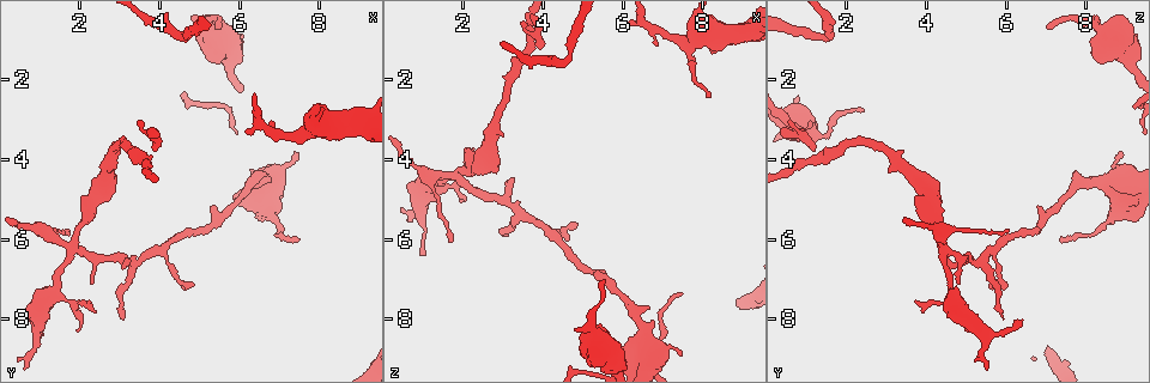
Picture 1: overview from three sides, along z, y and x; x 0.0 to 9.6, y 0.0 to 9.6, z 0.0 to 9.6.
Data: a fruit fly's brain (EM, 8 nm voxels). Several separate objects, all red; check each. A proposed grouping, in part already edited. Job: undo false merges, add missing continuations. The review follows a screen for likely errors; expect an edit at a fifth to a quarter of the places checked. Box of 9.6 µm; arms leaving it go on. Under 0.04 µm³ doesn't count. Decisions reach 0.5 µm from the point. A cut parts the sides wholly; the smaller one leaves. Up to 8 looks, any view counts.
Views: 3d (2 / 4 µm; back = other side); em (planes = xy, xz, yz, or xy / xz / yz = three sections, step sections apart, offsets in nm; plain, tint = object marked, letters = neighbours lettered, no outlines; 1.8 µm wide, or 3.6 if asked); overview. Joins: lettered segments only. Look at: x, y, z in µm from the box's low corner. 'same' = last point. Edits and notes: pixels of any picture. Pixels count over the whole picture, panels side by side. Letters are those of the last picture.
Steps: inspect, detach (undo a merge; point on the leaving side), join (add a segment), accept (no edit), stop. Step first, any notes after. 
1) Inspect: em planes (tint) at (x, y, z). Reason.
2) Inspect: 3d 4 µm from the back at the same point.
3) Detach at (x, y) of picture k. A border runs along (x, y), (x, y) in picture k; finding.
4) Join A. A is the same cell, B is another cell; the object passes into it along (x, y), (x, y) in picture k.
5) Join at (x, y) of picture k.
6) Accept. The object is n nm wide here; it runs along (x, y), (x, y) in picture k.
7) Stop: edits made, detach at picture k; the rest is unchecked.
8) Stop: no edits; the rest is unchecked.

Inspect: em yz step 16 (tint) at (7.75, 3.35, 1.00). Calibre changes.

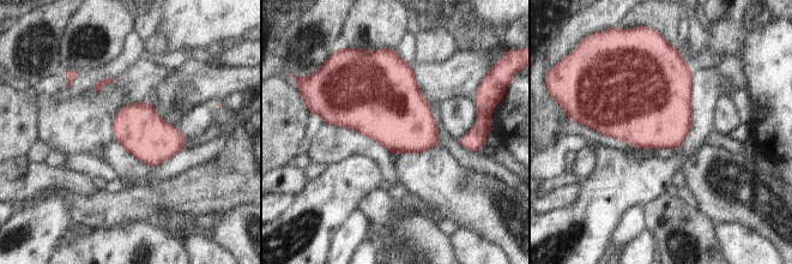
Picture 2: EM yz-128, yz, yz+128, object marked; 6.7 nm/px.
Inspect: em planes (letters) at the same point.

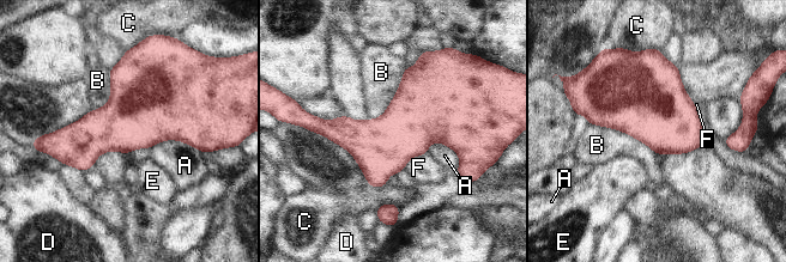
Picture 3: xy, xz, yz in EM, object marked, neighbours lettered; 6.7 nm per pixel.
Accept. A, B, C, D, E and F are other cells; a border runs along (588, 123), (626, 132), (659, 156) in picture 3; continuous, no second cell.

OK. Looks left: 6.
Inspect: em planes (letters) at (3.10, 8.00, 5.90). An open end.

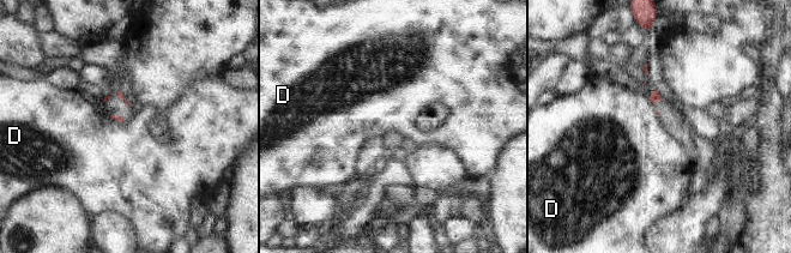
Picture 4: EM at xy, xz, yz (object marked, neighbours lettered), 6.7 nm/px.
Accept. D is another cell; a border runs along (648, 98), (654, 107) in picture 4; no lettered segment goes on from it.

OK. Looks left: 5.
Inspect: 3d 4 µm at (5.20, 0.60, 8.35). Sudden change in width.

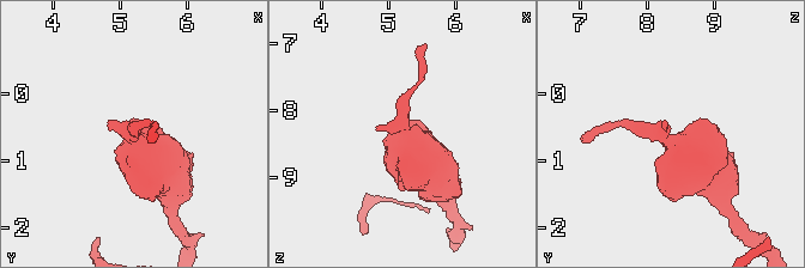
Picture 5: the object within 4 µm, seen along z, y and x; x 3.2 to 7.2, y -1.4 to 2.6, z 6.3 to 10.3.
Inspect: em 3.6 µm planes (tint) at (5.25, 0.65, 8.30). Shape alone is not enough.

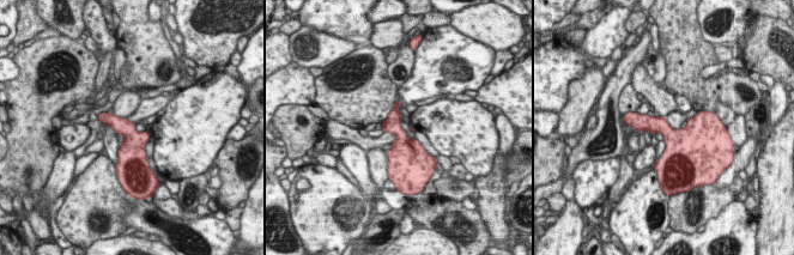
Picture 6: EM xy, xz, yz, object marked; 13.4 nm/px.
Inspect: em 3.6 µm planes (letters) at the same point.

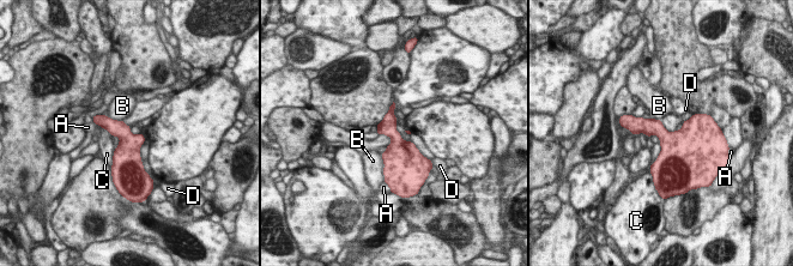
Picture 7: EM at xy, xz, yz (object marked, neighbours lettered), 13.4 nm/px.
Accept. The longest contact is with C, 300 nm; A, B, C and D are other cells; a border runs along (106, 115), (122, 120) in picture 7; one cell here.

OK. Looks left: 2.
Stop: no edits; the rest is unchecked.

